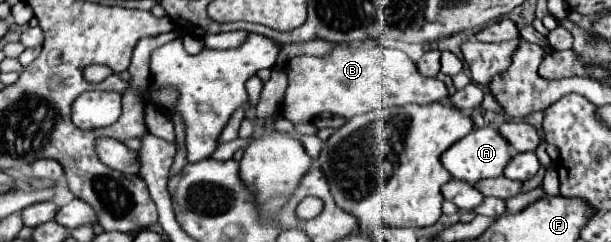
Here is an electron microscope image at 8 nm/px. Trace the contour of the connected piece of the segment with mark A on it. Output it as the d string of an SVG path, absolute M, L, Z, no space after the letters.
M483 127L483 129L473 129L471 135L465 135L463 139L459 139L441 157L443 157L445 169L455 179L461 179L461 181L467 181L467 183L473 185L473 183L477 183L481 179L489 179L489 177L503 175L503 169L511 161L513 153L511 153L511 145L499 135L497 129Z

